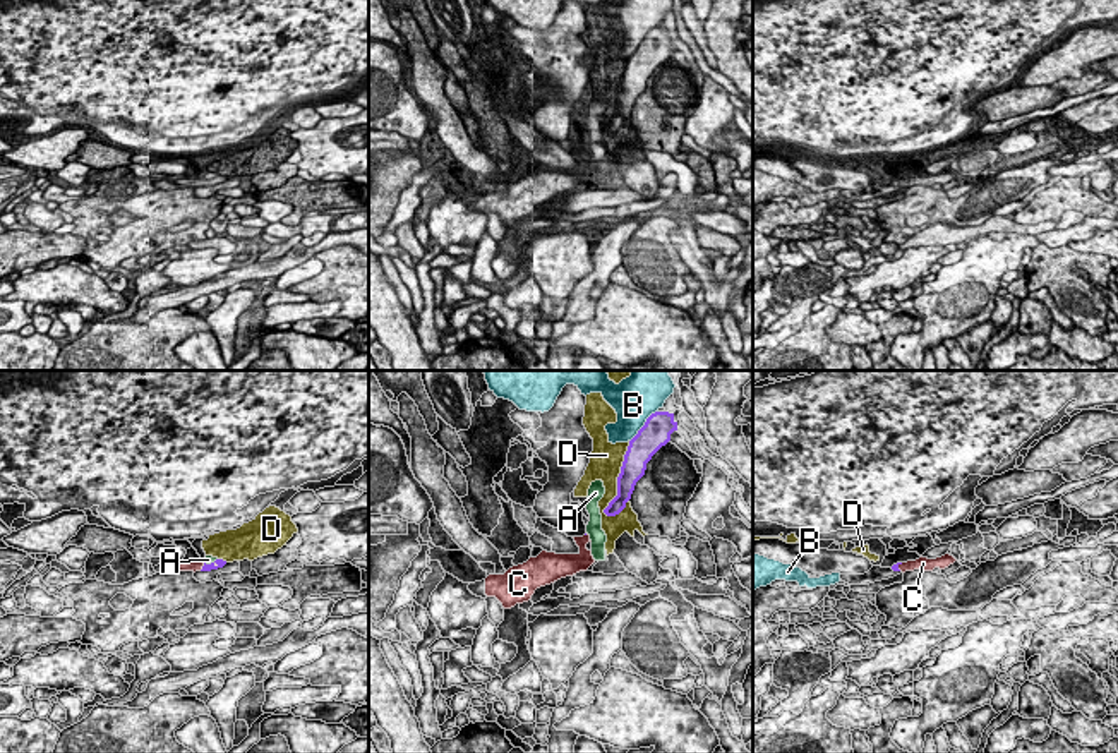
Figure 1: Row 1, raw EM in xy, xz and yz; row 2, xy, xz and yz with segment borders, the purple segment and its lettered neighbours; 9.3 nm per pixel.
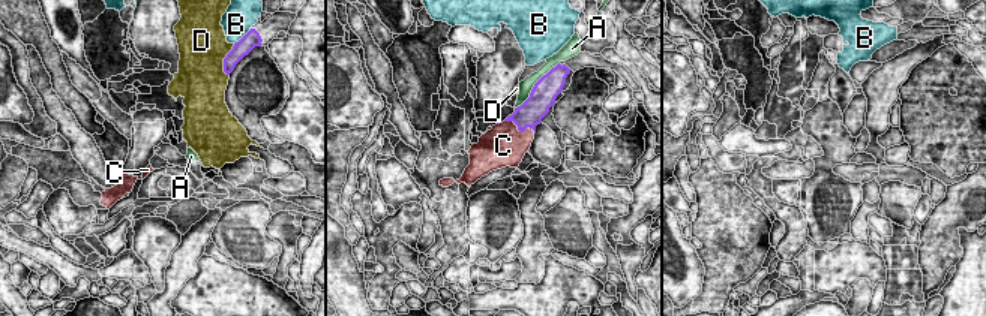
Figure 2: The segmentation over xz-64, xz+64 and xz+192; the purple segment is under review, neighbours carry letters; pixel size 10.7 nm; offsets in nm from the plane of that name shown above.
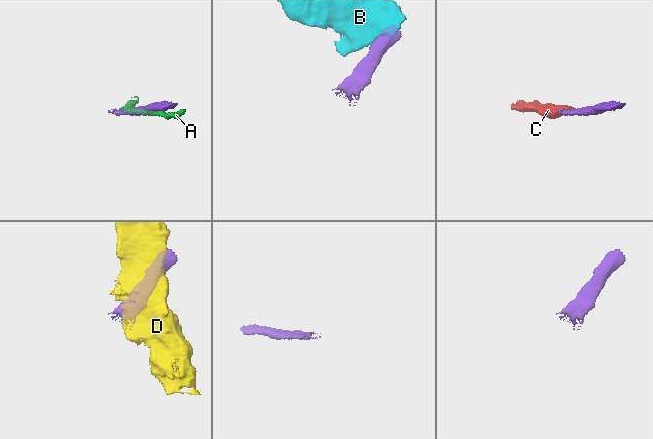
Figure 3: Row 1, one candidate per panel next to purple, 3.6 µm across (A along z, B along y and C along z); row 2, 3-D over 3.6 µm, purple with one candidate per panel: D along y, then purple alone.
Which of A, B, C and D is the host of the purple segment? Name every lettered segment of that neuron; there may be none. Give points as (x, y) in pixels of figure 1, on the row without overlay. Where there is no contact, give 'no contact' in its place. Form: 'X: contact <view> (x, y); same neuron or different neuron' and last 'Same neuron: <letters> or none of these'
A: contact xy (211, 179); different neuron
B: contact xz (643, 42); different neuron
C: contact yz (897, 182); same neuron
D: contact xz (618, 95); different neuron
Same neuron: C

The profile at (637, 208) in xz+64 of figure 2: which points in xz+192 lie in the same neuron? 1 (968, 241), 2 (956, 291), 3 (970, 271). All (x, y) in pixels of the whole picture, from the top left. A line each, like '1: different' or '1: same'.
1: different
2: different
3: different

